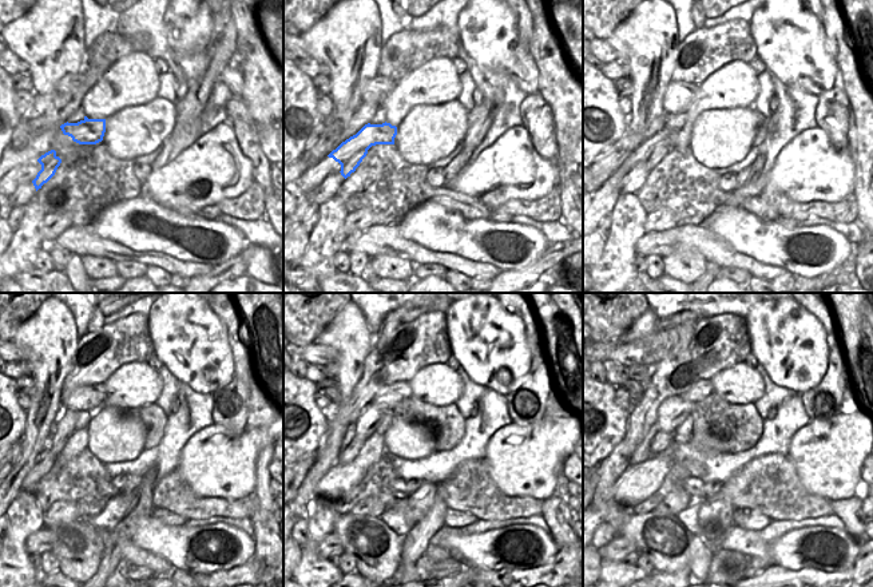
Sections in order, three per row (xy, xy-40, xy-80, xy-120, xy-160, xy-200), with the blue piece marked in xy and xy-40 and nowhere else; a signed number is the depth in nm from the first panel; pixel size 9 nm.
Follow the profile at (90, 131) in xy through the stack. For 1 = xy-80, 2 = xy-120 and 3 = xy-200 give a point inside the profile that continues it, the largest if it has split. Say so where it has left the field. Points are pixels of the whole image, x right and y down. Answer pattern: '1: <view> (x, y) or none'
1: xy-80 (653, 150)
2: xy-120 (66, 424)
3: xy-200 (673, 411)

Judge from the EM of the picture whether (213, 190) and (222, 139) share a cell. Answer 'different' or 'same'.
same

